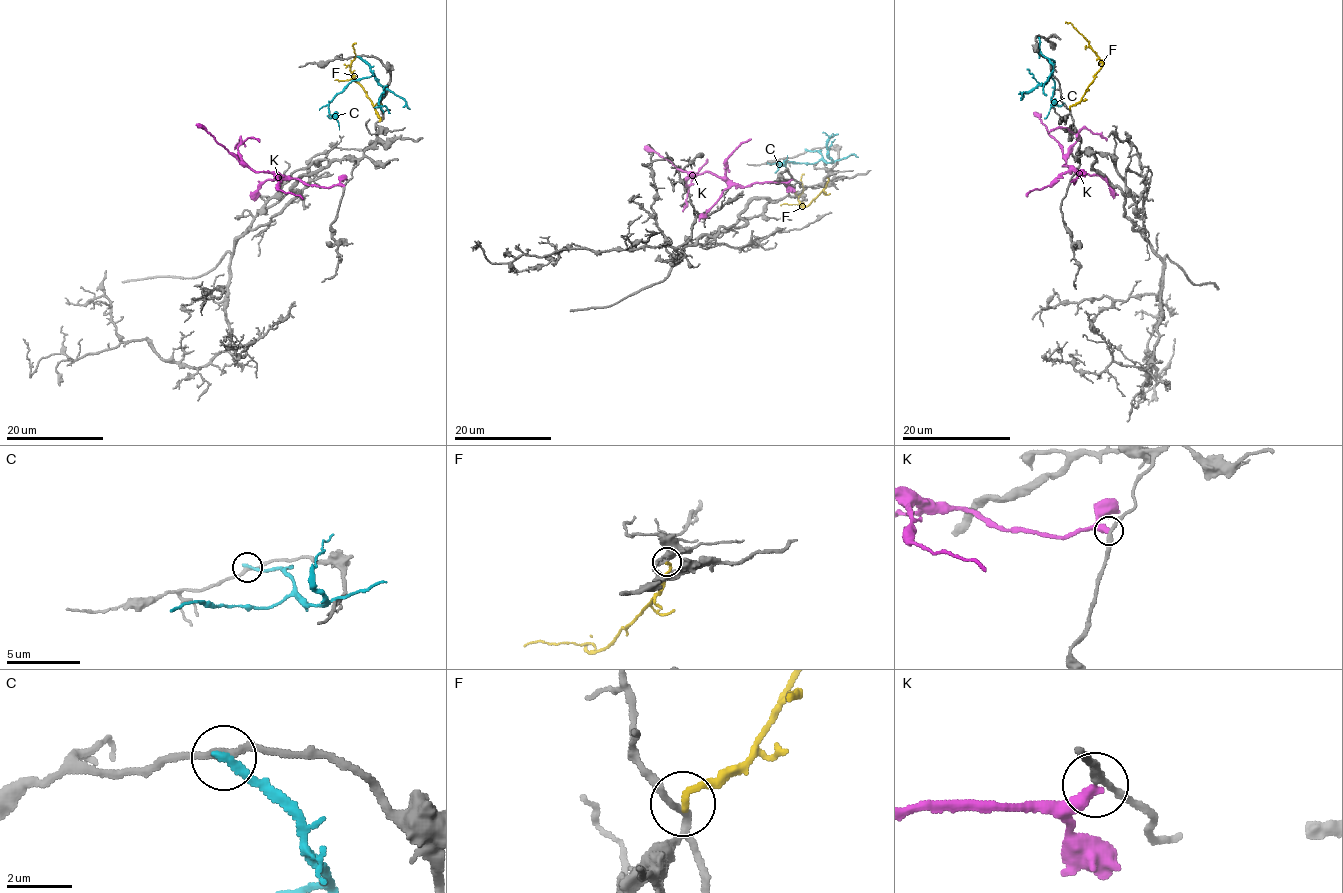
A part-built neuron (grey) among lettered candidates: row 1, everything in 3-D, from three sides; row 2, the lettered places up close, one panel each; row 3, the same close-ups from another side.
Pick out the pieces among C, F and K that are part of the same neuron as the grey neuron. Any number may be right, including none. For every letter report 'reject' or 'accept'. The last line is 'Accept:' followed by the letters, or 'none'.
C: reject
F: reject
K: reject
Accept: none

